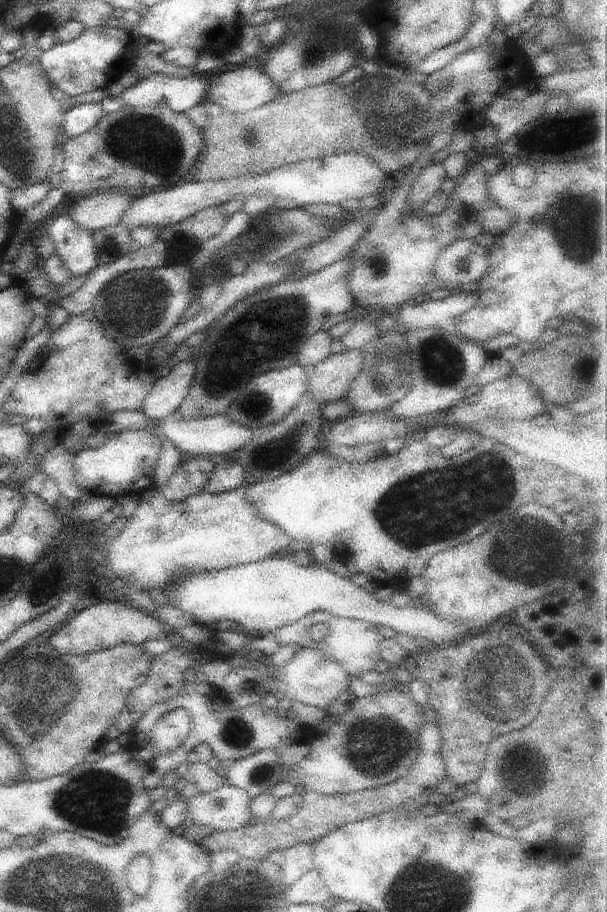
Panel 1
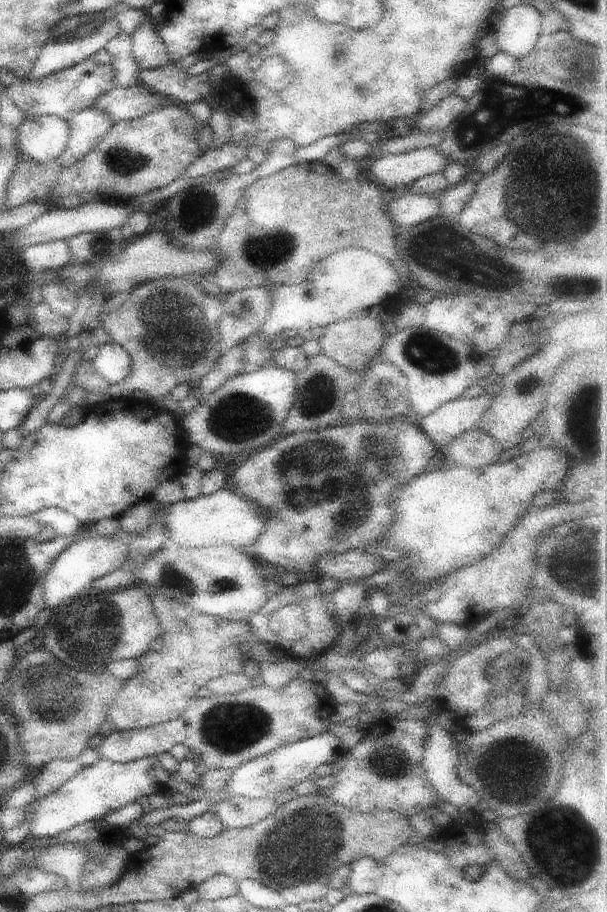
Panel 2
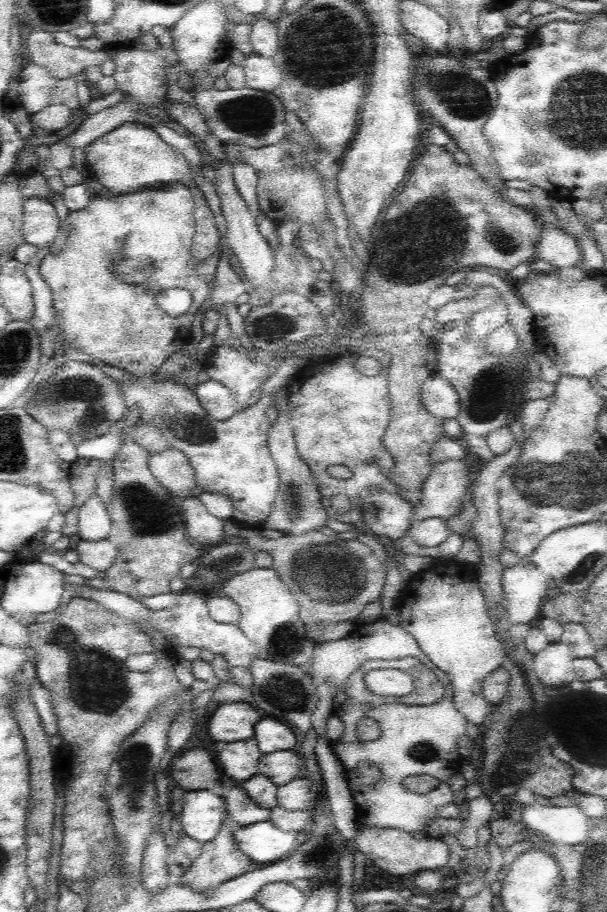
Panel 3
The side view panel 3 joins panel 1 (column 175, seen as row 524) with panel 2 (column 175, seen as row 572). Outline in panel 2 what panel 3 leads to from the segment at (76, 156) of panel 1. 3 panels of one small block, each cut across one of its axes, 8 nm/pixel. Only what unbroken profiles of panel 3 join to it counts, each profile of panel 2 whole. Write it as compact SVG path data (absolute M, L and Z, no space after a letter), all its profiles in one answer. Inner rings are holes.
M173 104L163 105L136 119L115 123L93 150L60 170L51 192L53 202L87 192L99 199L123 203L167 186L180 178L182 170L202 153L203 147L195 137L198 126L197 119L189 111Z

